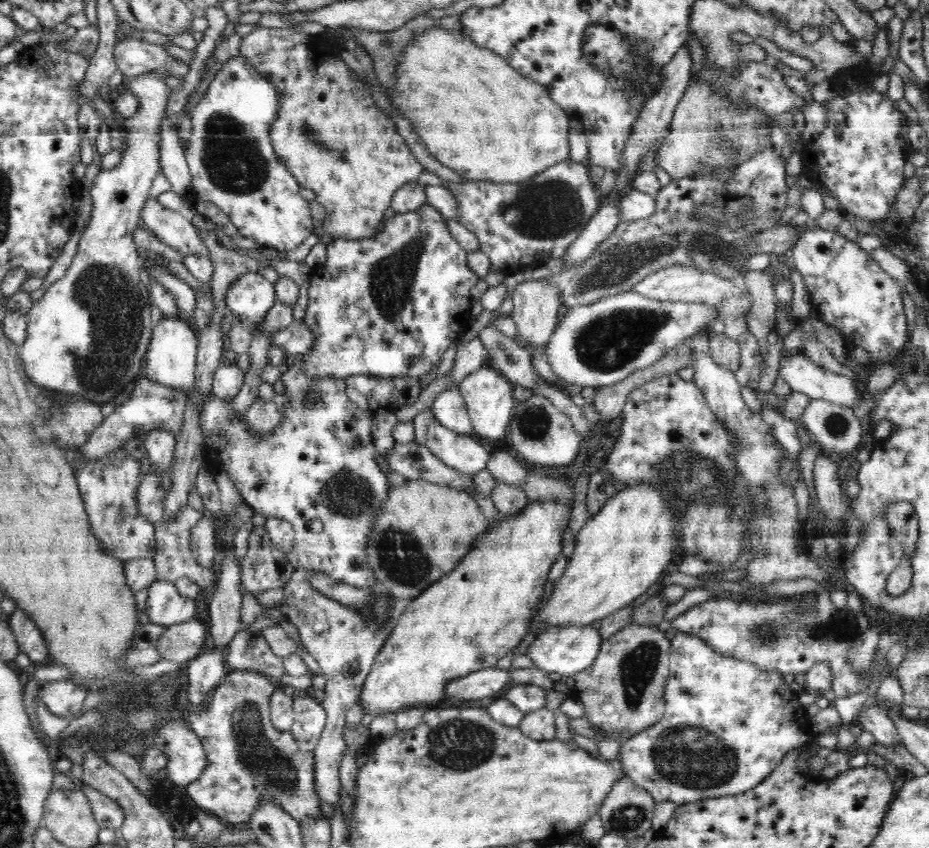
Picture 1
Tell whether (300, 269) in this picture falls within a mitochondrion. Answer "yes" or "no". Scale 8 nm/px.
no

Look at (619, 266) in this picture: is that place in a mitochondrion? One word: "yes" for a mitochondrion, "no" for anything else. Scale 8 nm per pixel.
yes

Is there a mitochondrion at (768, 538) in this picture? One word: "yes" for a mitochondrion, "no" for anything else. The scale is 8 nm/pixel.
no

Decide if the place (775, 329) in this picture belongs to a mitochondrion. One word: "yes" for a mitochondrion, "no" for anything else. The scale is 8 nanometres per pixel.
no

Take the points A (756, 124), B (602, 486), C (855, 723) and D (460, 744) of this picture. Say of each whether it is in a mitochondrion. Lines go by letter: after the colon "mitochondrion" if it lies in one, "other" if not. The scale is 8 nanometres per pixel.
A: mitochondrion
B: other
C: other
D: mitochondrion

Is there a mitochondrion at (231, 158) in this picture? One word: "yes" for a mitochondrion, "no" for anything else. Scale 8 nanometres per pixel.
yes

